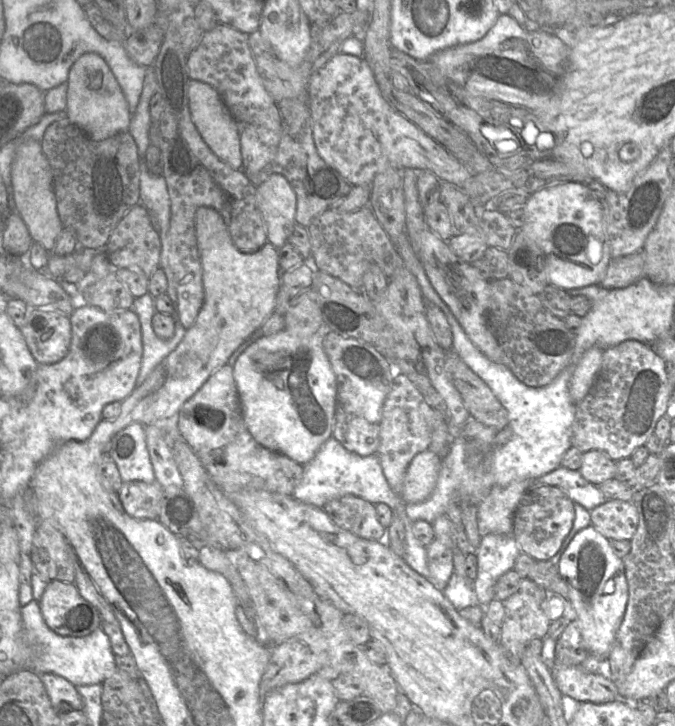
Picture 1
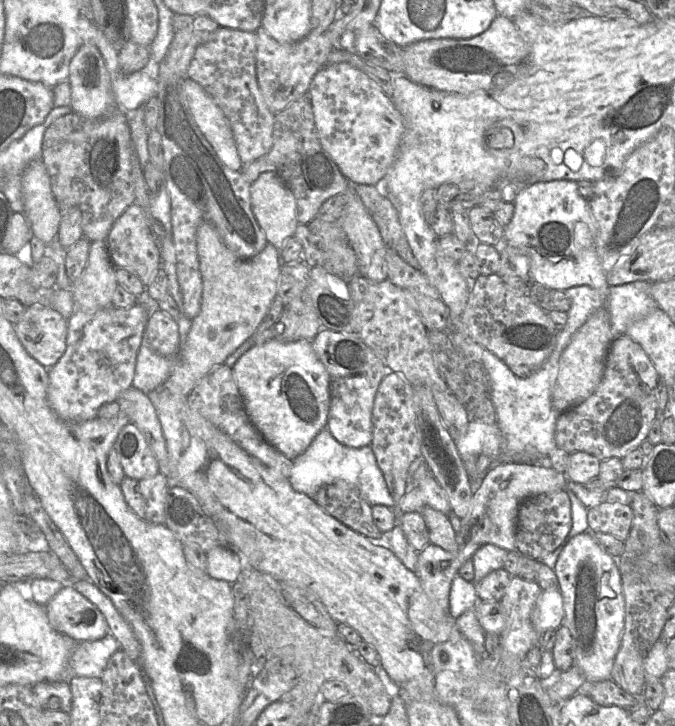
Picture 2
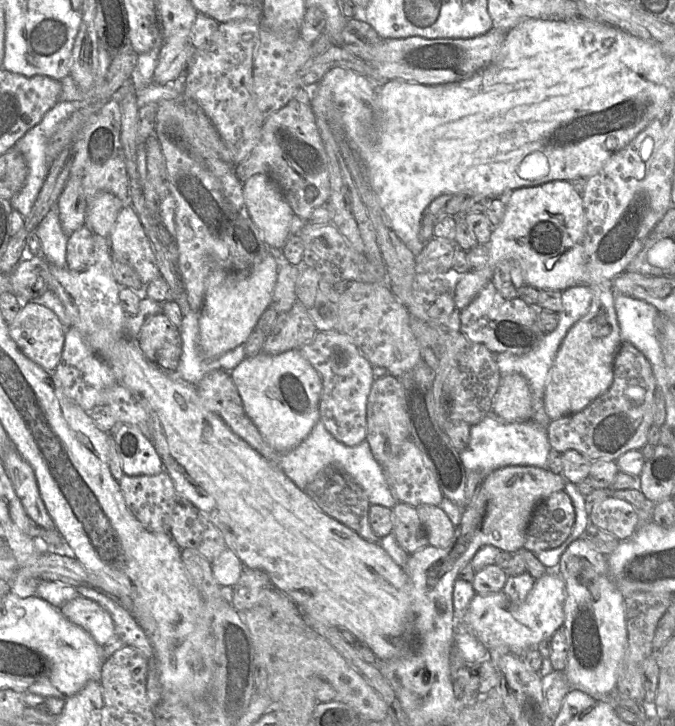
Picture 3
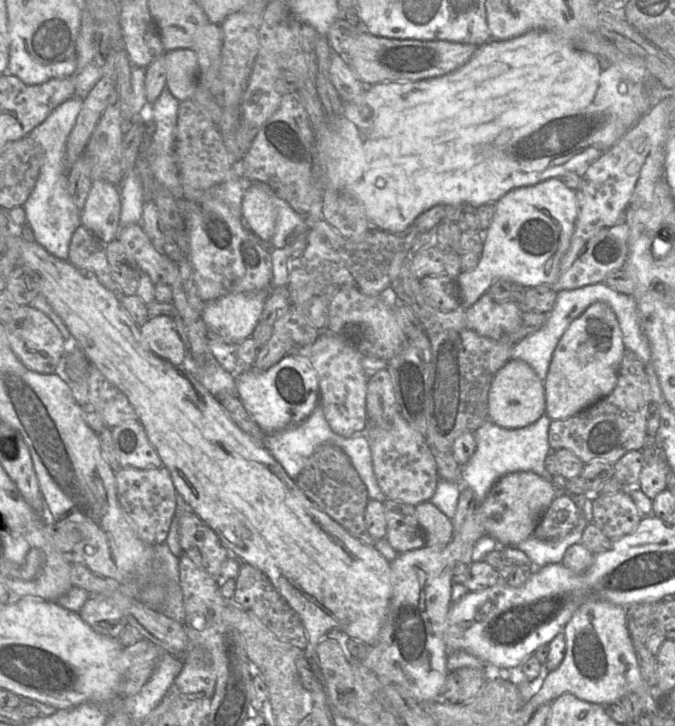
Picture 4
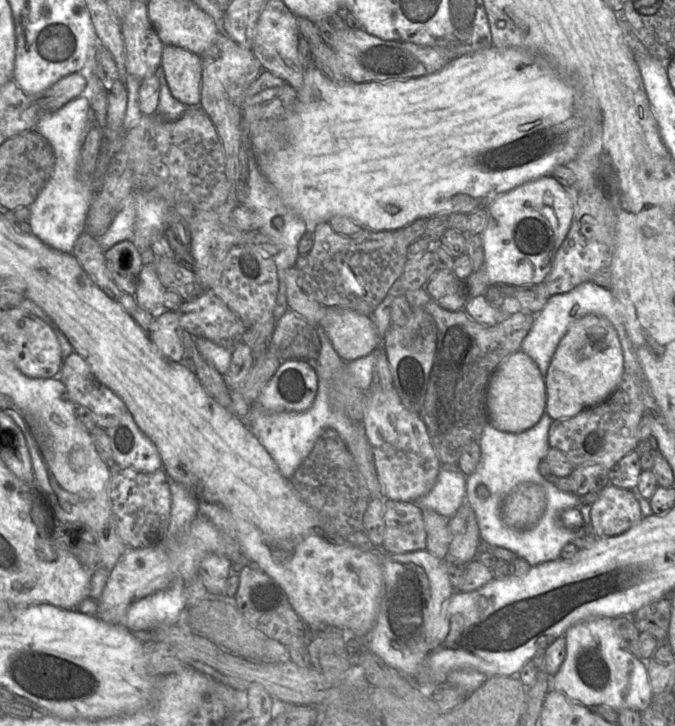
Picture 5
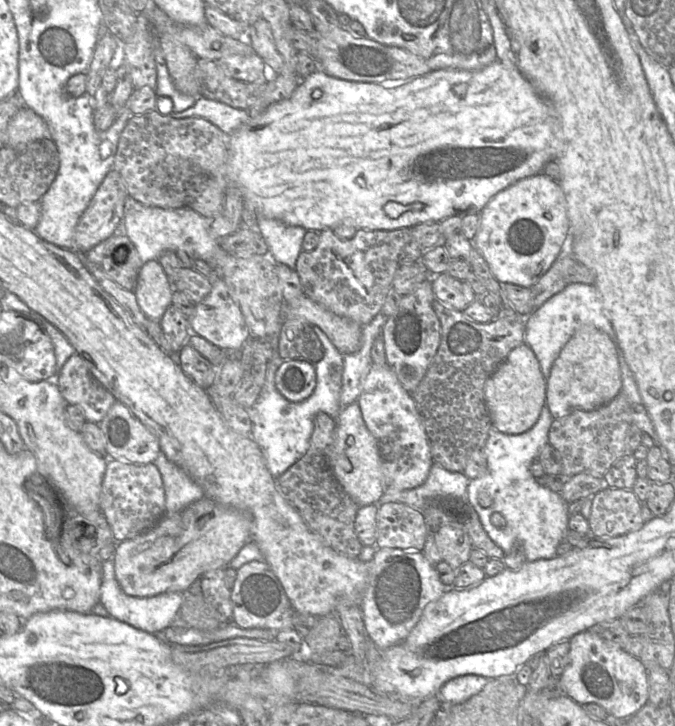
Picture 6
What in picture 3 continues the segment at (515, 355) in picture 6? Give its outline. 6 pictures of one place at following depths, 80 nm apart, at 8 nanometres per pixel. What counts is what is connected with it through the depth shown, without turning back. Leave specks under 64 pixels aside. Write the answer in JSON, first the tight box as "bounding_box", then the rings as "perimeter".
{"bounding_box":[491,373,532,423],"perimeter":[[[513,373],[501,376],[491,413],[507,423],[532,420],[532,392],[522,375]]]}

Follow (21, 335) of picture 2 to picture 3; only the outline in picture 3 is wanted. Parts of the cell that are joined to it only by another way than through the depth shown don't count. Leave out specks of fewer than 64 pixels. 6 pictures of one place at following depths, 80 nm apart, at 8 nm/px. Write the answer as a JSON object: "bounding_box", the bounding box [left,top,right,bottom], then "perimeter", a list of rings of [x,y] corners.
{"bounding_box":[8,302,66,372],"perimeter":[[[34,302],[24,304],[9,323],[8,330],[10,337],[27,358],[48,372],[55,370],[62,355],[66,329],[52,310]]]}

